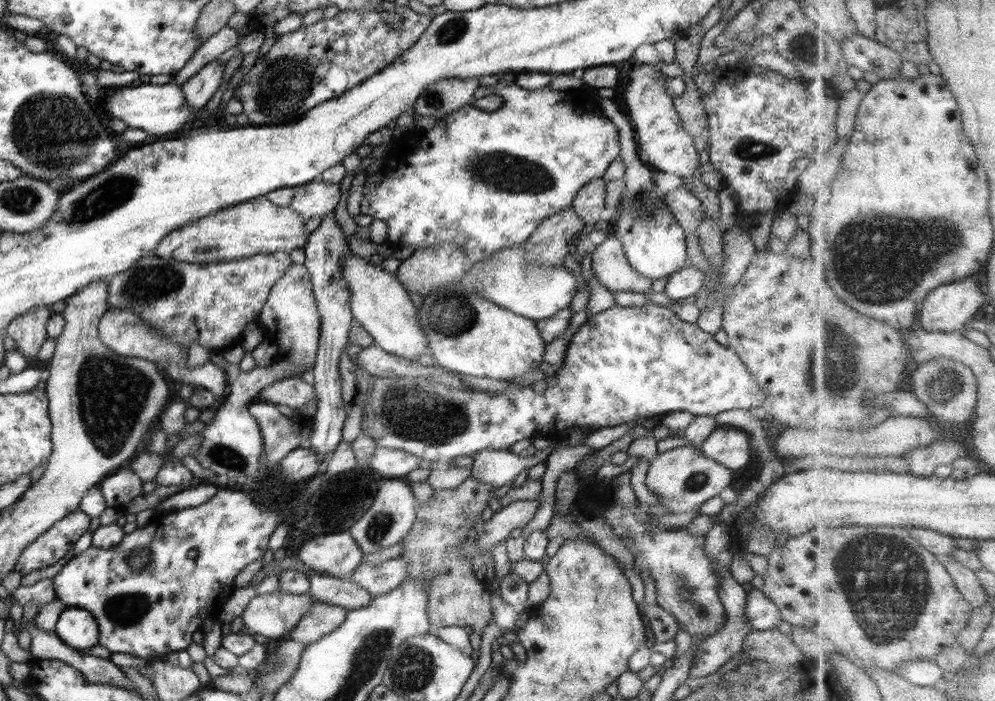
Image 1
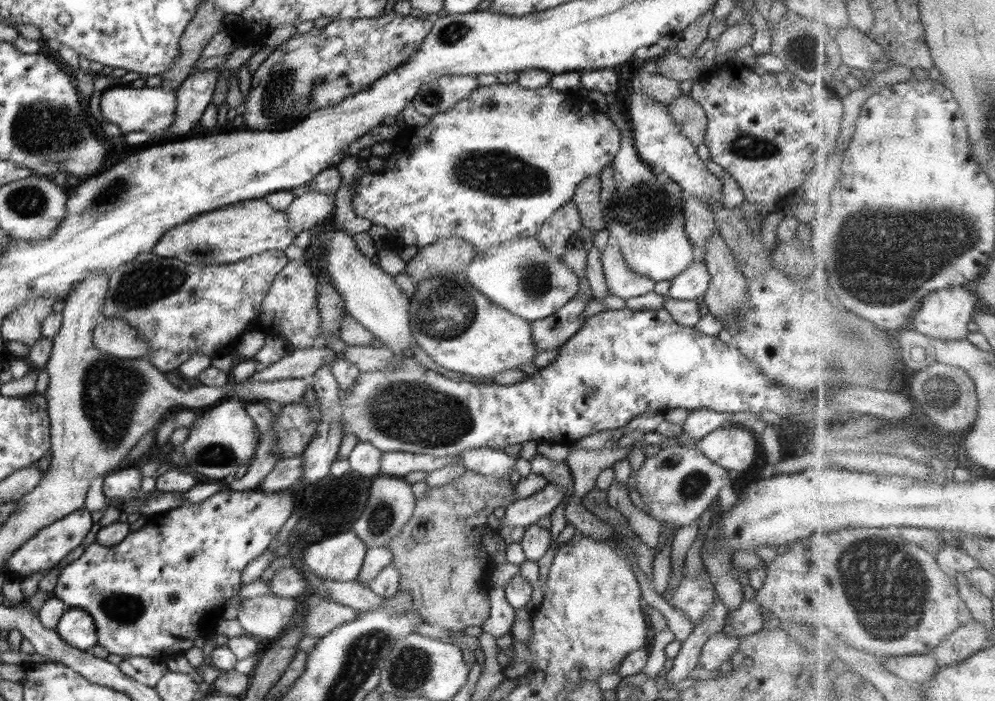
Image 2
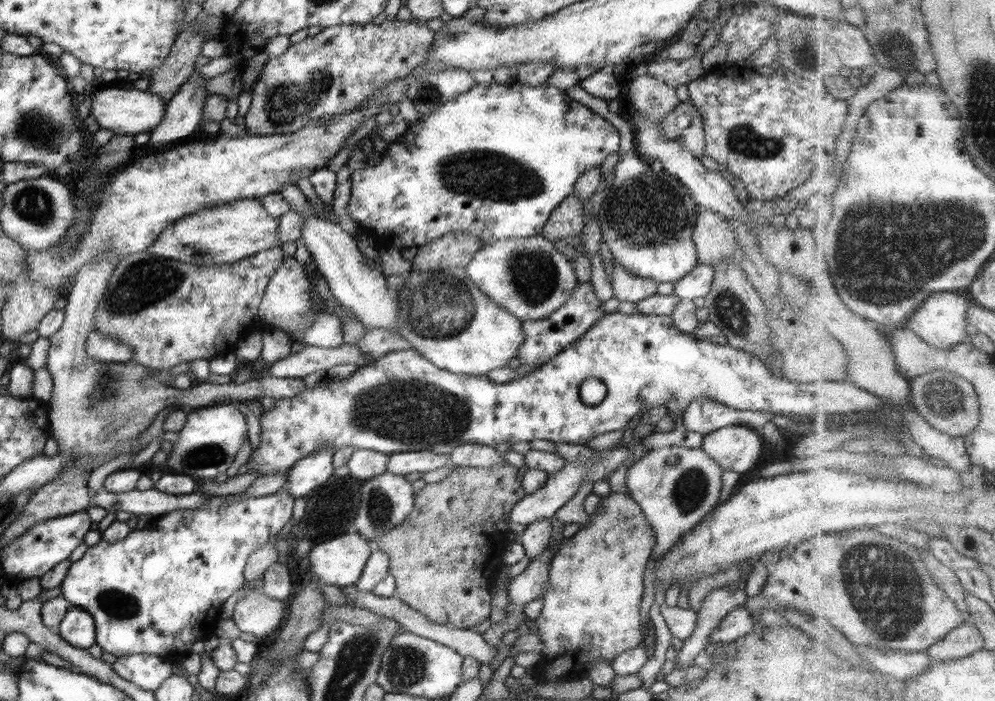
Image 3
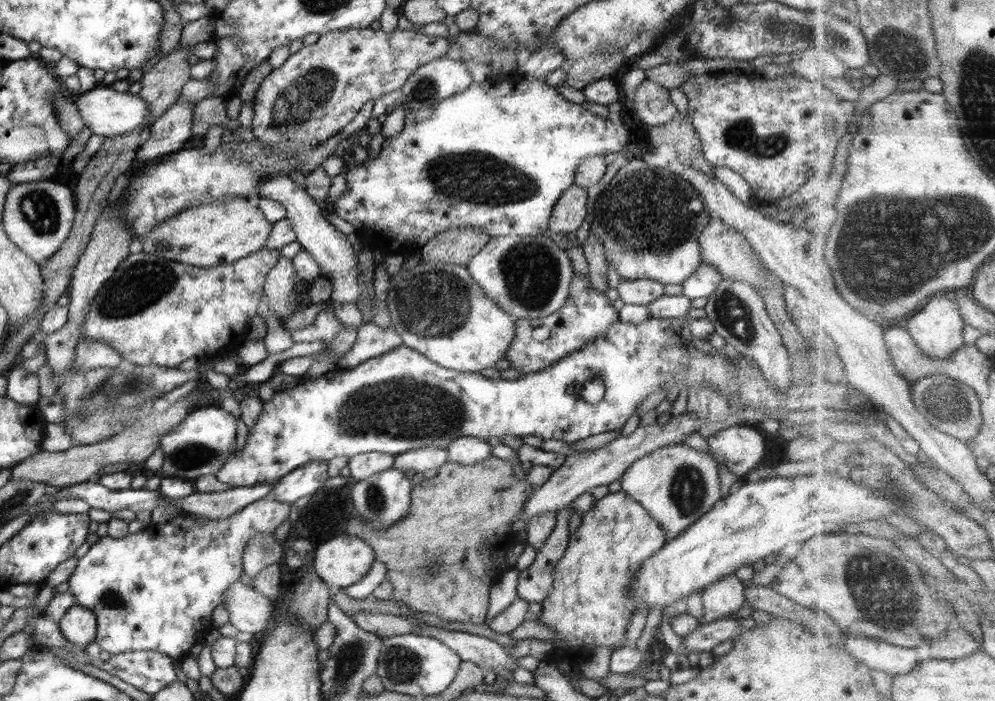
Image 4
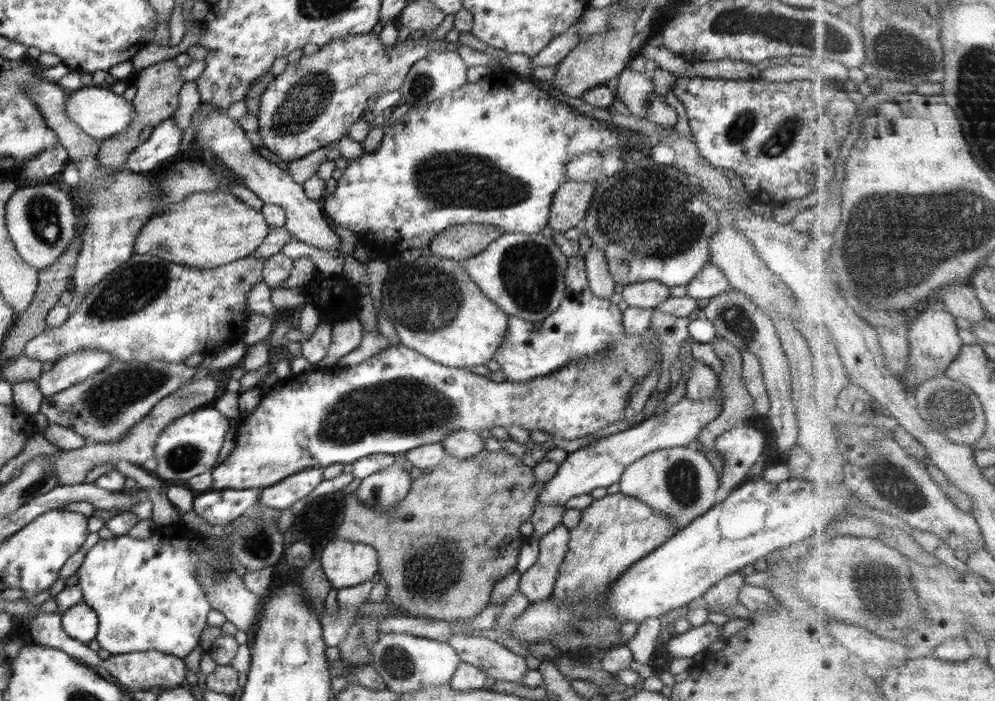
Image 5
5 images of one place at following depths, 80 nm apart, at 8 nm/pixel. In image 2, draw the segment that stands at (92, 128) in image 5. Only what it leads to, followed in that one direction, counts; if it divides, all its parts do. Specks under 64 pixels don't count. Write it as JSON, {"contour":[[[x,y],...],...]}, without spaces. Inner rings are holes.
{"contour":[[[115,86],[98,95],[99,110],[107,122],[117,124],[122,130],[122,136],[128,132],[146,132],[151,137],[161,136],[175,119],[177,105],[176,92],[166,88],[133,88]]]}

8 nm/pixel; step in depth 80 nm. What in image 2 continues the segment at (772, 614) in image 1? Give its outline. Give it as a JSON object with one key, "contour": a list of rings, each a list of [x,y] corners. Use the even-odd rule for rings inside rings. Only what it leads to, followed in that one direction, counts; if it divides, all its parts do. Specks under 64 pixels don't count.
{"contour":[[[754,598],[743,600],[738,610],[729,612],[722,632],[728,636],[738,636],[738,638],[750,634],[759,633],[764,628],[764,607]]]}

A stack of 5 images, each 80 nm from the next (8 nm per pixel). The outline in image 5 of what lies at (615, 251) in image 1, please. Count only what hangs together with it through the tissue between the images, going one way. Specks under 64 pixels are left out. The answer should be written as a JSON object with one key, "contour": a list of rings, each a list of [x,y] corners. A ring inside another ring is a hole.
{"contour":[[[658,281],[635,282],[631,285],[624,285],[620,294],[622,294],[622,299],[626,301],[628,307],[634,306],[652,310],[671,296],[670,287],[664,286]]]}

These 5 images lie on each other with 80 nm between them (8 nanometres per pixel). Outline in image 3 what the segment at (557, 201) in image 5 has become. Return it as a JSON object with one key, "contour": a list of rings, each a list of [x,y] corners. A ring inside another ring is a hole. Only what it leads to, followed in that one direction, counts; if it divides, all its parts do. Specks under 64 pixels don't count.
{"contour":[[[575,190],[562,201],[543,226],[542,236],[554,244],[557,240],[575,240],[585,227],[584,204],[575,195]]]}

